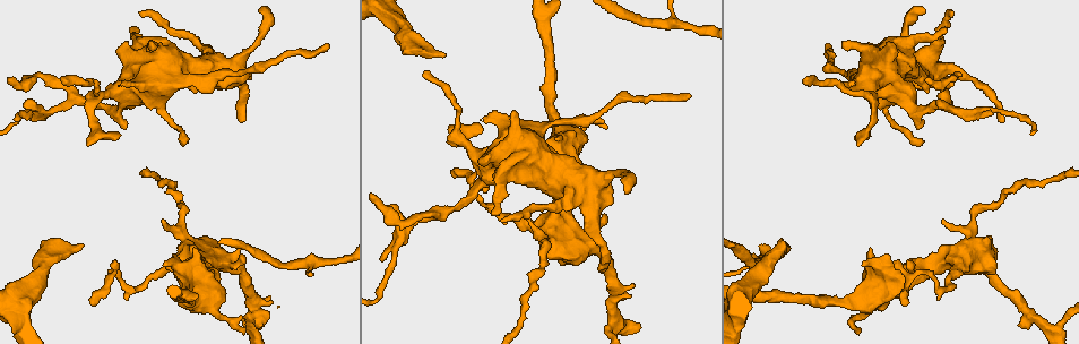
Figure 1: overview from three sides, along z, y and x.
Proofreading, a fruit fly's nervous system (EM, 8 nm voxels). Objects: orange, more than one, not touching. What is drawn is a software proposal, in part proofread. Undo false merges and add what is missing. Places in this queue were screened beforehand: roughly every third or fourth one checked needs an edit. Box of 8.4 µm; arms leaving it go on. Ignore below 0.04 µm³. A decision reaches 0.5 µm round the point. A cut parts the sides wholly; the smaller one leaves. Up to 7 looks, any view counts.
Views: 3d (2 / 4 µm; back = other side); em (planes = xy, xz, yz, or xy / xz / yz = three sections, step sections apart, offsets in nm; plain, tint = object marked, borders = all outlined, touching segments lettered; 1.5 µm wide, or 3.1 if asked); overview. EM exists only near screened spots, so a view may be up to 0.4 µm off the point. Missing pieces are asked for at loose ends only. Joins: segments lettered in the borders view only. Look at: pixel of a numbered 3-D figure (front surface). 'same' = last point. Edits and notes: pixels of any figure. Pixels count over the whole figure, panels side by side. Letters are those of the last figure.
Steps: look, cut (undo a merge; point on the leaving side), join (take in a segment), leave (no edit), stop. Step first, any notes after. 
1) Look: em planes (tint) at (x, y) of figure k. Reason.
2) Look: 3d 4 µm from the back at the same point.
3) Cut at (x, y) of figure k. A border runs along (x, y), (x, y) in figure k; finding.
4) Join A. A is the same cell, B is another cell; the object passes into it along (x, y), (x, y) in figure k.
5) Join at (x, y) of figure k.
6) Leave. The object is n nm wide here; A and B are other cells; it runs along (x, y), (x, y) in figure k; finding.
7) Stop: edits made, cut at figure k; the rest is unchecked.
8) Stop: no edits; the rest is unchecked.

Look: 3d 2 µm at (114, 139) of figure 1. Branch stops here.

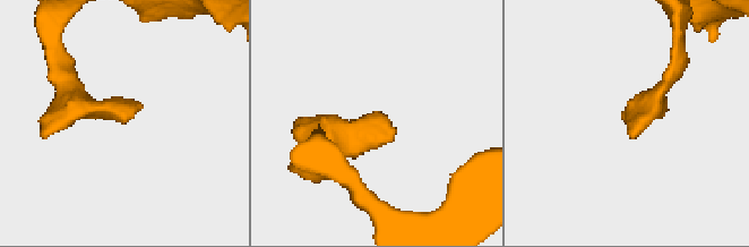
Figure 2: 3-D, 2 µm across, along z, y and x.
Look: em yz step 8 (borders) at (379, 115) of figure 2. Shape alone is not enough.

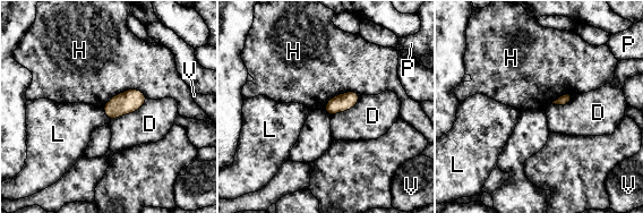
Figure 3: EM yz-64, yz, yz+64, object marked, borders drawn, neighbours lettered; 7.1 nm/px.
Leave. The longest contact is with H, 340 nm; D, H, L, P and V are other cells; none of them fits.

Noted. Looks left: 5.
Look: em planes (borders) at (62, 78) of figure 1.

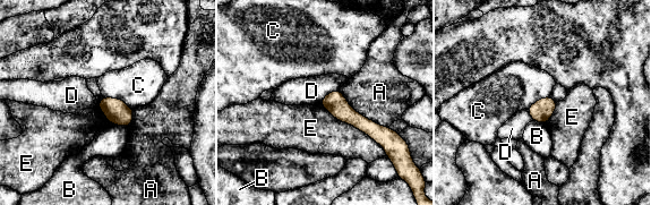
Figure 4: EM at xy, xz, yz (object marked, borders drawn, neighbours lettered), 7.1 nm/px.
Leave. A, B, C, D and E are other cells; it runs along (325, 101), (334, 102), (382, 139) in figure 4; none of them fits.

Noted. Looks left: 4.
Look: 3d 4 µm at (613, 321) of figure 1. Three arms meet.

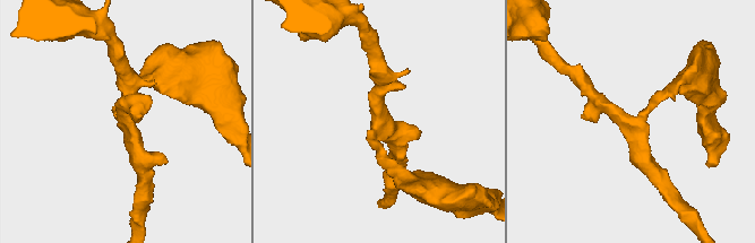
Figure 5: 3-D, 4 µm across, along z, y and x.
Look: em xy step 4 (borders) at (376, 123) of figure 5. 3 arms meet here.

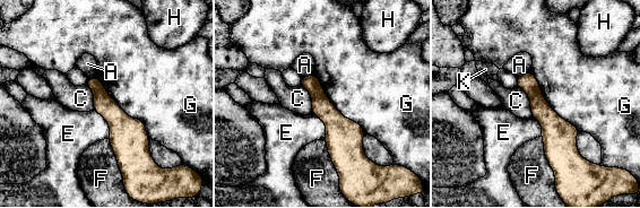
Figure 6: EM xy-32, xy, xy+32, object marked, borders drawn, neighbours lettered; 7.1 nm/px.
Look: em planes (borders) at the same point.

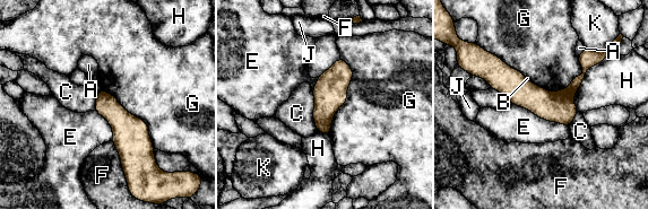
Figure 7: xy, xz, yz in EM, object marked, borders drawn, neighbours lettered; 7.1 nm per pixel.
Cut at (571, 90) of figure 7. The object is 160 nm wide here; A, B, C, E, F, G, H, J and K are other cells; the part that leaves runs along (587, 52), (581, 76), (559, 93) in figure 7; a second cell is stuck on.

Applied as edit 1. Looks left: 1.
Stop: edits made, cut at figure 7; the rest is unchecked.

